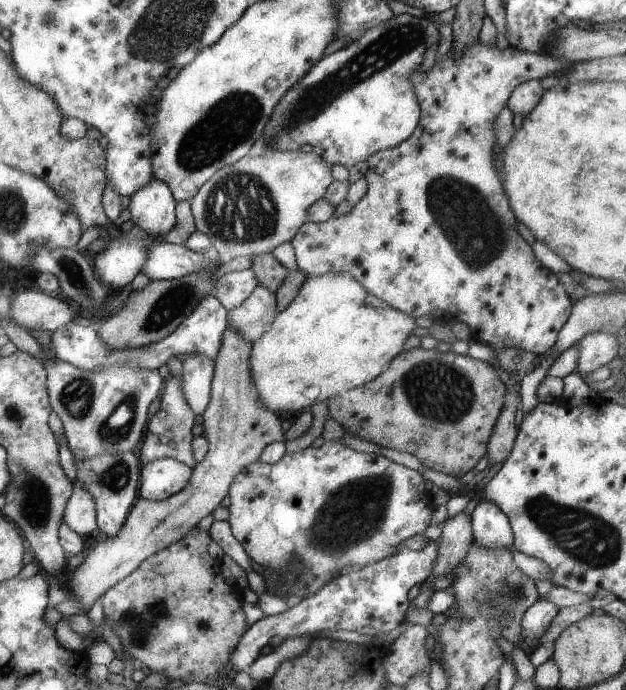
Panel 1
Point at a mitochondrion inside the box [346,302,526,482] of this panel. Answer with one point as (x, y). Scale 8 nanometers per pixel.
(439, 391)

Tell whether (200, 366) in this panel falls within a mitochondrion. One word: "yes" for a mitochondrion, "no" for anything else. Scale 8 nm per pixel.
no

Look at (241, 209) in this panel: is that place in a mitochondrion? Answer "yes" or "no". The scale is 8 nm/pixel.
yes

